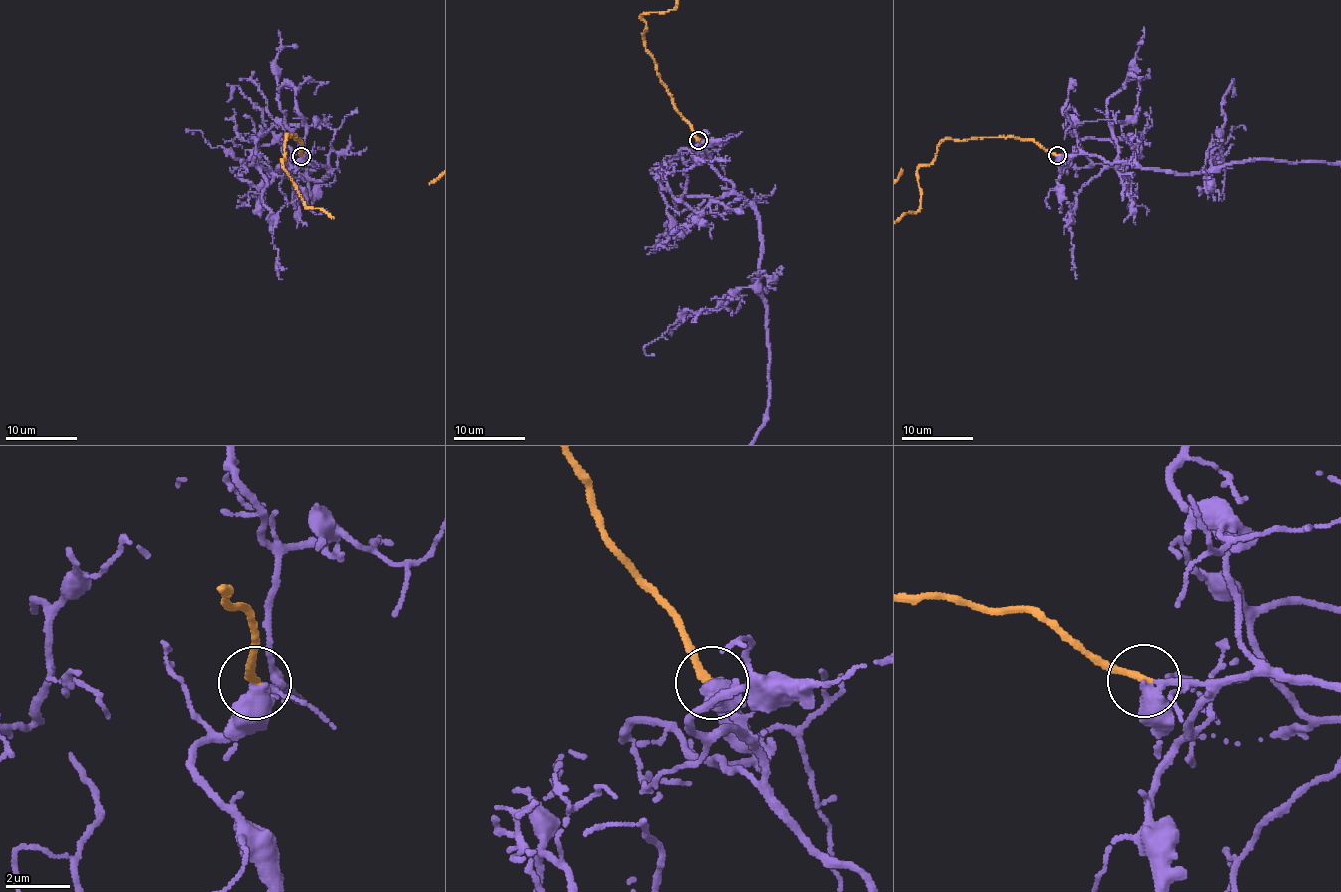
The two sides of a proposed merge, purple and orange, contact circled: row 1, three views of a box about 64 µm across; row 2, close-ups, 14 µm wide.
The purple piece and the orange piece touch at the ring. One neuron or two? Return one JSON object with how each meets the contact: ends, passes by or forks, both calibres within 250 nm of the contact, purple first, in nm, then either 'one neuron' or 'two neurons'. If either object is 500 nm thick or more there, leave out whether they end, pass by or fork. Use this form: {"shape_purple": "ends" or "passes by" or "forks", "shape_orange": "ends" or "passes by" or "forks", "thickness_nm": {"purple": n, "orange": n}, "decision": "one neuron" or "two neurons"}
{"shape_purple": "passes by", "shape_orange": "ends", "thickness_nm": {"purple": 400, "orange": 240}, "decision": "one neuron"}

